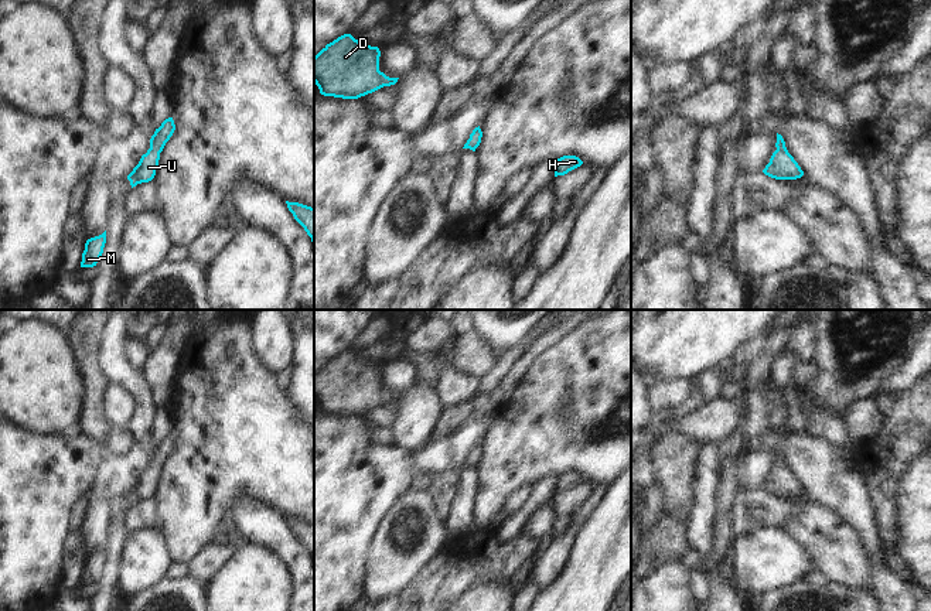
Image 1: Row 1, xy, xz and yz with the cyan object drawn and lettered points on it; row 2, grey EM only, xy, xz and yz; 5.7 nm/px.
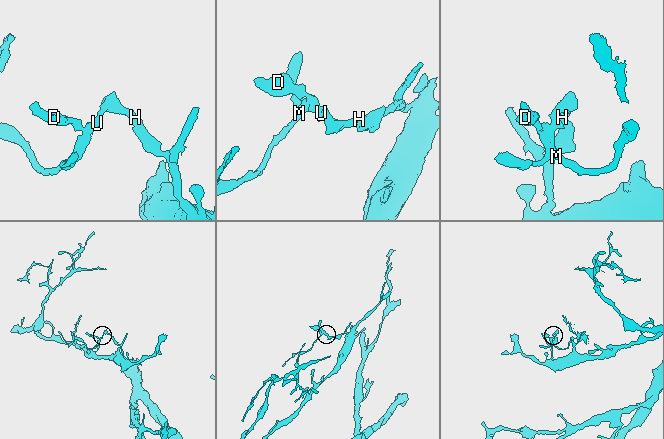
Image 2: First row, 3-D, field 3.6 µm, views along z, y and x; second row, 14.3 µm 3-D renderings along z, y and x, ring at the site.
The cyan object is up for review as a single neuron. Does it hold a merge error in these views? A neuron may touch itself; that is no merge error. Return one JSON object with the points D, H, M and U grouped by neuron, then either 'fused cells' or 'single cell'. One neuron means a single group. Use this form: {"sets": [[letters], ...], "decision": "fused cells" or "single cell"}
{"sets": [["D", "H", "M", "U"]], "decision": "single cell"}

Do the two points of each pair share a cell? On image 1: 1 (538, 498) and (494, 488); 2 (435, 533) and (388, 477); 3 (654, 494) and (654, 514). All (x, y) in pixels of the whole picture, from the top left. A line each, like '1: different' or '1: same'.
1: different
2: different
3: same

